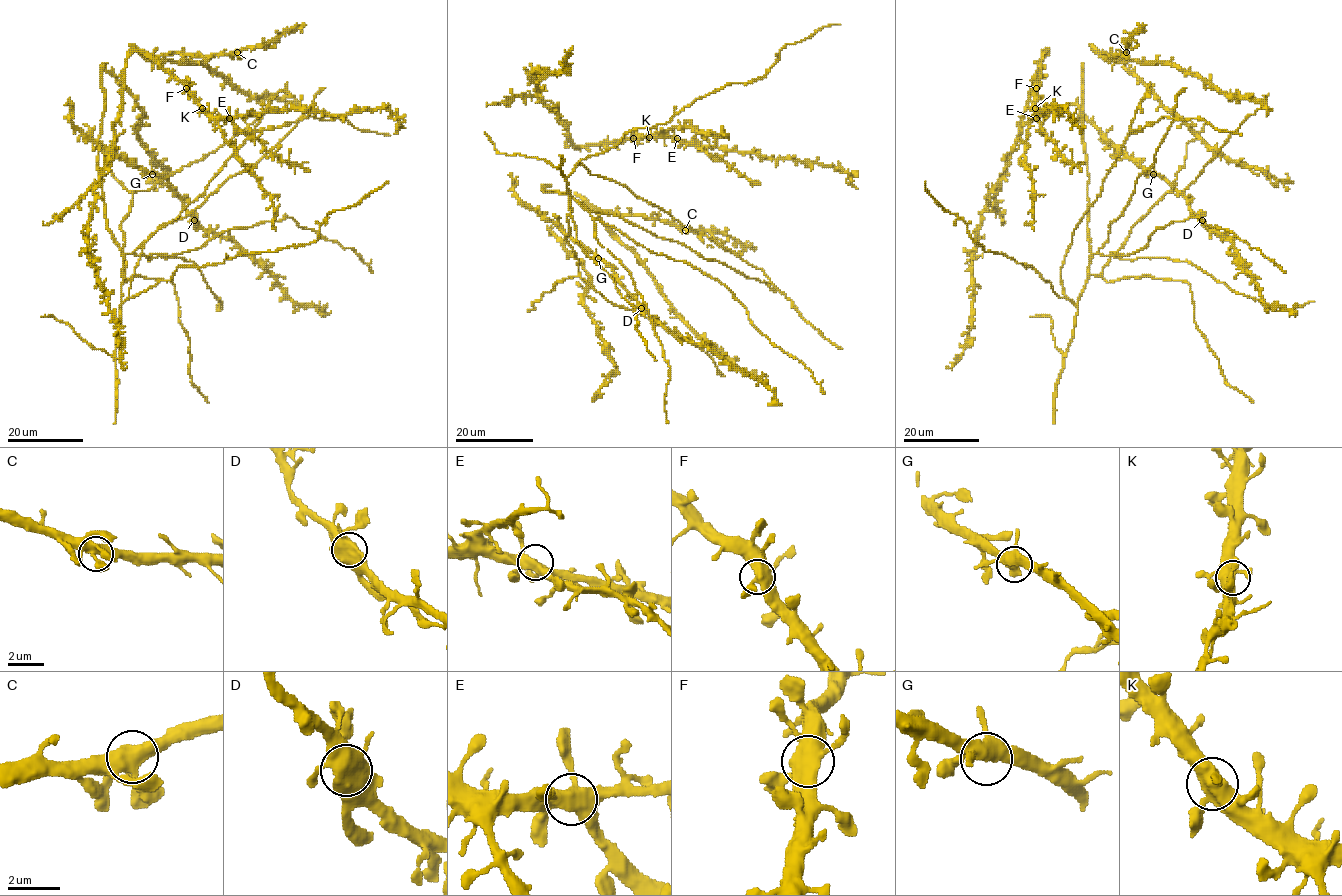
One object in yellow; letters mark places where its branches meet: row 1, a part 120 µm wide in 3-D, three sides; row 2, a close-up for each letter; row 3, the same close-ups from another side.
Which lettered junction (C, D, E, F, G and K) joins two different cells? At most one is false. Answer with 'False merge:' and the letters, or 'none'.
False merge: none

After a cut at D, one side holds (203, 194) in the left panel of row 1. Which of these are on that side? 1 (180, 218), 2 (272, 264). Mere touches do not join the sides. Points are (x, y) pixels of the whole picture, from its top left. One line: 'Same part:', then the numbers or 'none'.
Same part: 1

